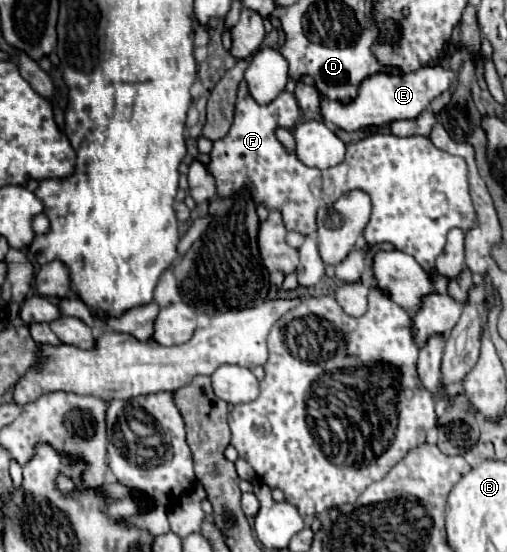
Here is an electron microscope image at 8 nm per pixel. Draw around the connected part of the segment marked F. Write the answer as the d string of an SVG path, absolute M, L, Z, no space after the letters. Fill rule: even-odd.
M243 81L241 87L239 87L237 105L235 105L235 121L233 121L229 133L227 133L223 139L219 139L219 141L213 143L213 149L211 149L211 153L209 153L209 155L211 155L211 163L207 165L207 171L209 171L209 173L213 175L213 179L215 179L217 197L219 197L219 199L221 199L221 197L231 197L233 191L247 189L247 191L251 193L251 199L253 199L255 207L263 205L267 211L277 209L277 211L281 213L283 221L285 221L285 229L287 229L287 231L297 229L297 233L309 237L309 235L317 233L317 221L315 221L315 217L317 217L317 211L319 211L321 207L329 207L333 201L337 201L337 199L339 199L343 193L347 193L347 191L361 189L361 191L369 193L369 195L371 195L371 201L373 201L372 214L364 229L366 243L369 243L369 245L391 243L391 245L395 245L399 251L409 253L411 257L415 257L415 261L417 261L425 271L431 271L431 269L435 267L435 259L437 259L437 255L441 253L441 249L445 247L445 239L447 239L449 229L459 227L459 229L463 229L463 231L469 231L469 229L475 229L475 227L477 227L477 213L475 213L475 209L473 209L473 203L471 203L471 197L469 197L467 179L465 179L465 175L467 175L467 165L465 165L465 161L463 161L461 157L455 157L455 155L449 155L449 153L445 153L445 151L439 151L439 149L437 149L429 139L425 139L425 137L405 137L405 139L403 139L403 137L397 137L397 135L379 135L379 133L377 133L377 135L369 135L369 137L365 137L365 139L361 139L361 141L357 141L357 143L349 143L349 145L347 145L347 155L345 155L345 161L343 161L343 163L339 163L339 165L335 165L335 167L331 167L331 169L325 169L325 171L321 171L321 169L309 169L309 167L305 167L295 155L289 155L289 153L283 149L283 145L279 143L279 139L275 137L275 131L277 131L277 129L281 129L281 127L297 127L297 121L299 121L299 107L297 107L295 97L293 97L291 93L283 91L283 93L281 93L275 101L271 101L269 105L257 105L257 103L253 101L253 97L249 95L247 85L245 85L245 81Z

